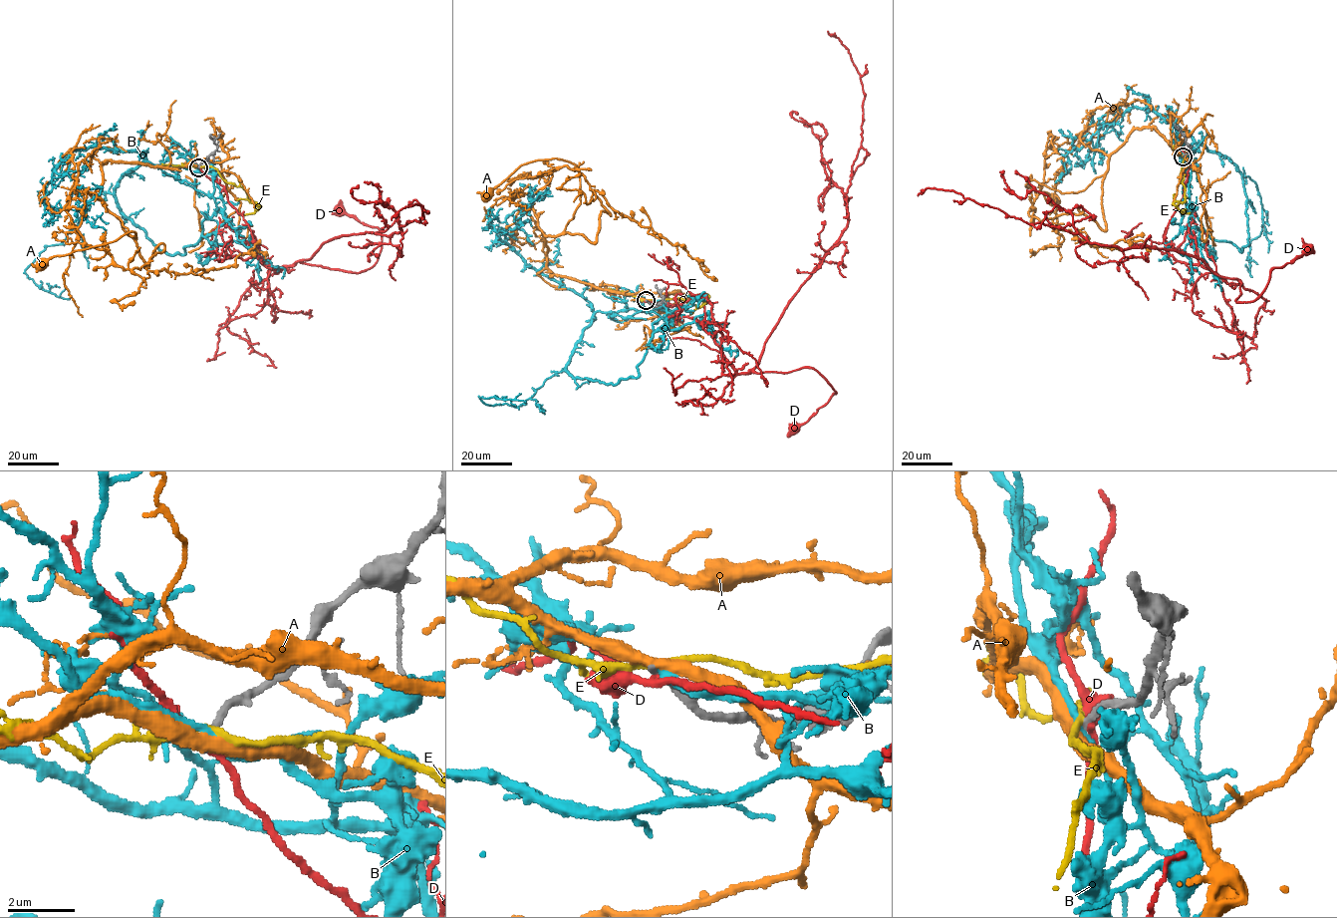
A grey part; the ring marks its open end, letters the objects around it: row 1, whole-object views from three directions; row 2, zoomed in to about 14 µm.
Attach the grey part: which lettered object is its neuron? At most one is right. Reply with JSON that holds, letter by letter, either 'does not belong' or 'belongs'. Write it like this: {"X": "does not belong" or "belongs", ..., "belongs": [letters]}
{"A": "does not belong", "B": "does not belong", "D": "does not belong", "E": "does not belong", "belongs": []}

